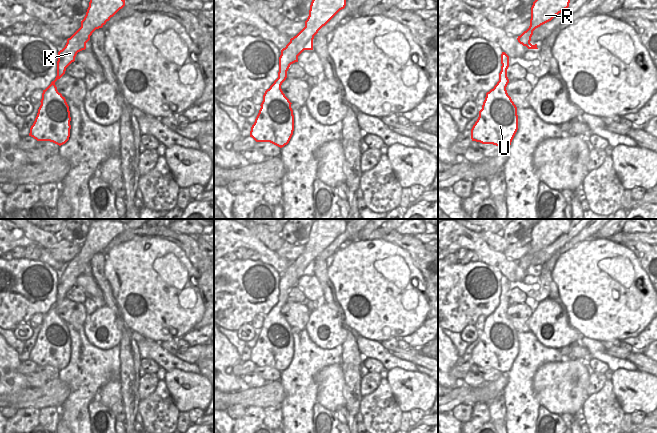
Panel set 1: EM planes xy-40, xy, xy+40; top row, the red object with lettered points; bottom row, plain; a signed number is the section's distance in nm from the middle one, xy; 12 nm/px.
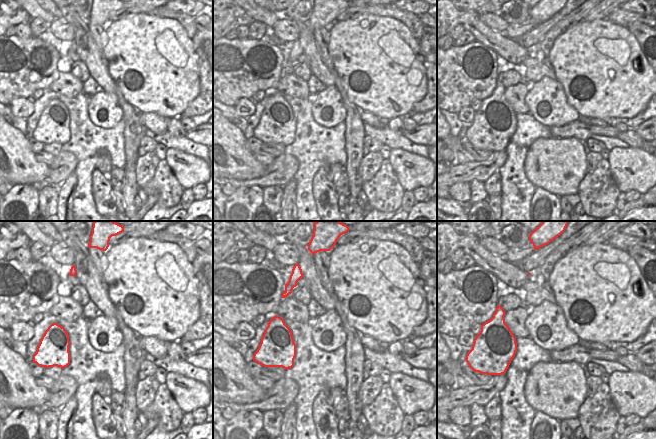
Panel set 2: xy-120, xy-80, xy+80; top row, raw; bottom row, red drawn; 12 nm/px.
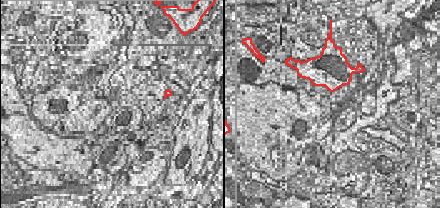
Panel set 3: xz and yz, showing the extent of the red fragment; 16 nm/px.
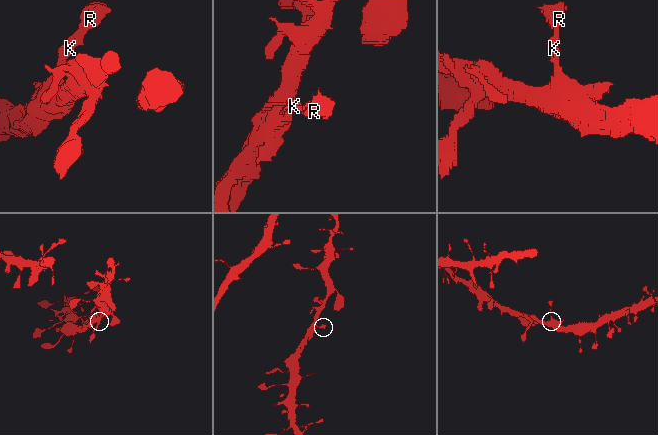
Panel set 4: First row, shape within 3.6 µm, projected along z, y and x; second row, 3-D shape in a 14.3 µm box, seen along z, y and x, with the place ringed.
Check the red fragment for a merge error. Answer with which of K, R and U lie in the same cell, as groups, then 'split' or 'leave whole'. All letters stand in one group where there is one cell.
K R U; leave whole

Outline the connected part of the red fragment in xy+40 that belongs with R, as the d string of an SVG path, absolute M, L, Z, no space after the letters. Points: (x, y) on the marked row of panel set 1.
M535 0L531 7L530 26L518 36L518 42L528 49L538 49L537 44L530 43L533 31L567 9L569 3L570 0Z

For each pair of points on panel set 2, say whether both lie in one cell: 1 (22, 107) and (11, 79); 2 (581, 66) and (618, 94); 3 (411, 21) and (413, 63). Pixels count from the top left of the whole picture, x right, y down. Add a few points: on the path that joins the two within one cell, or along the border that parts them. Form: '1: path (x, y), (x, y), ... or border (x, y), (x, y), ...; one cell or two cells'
1: border (27, 97), (14, 97), (10, 103); two cells
2: path (590, 66), (609, 85); one cell
3: border (394, 19), (400, 20), (418, 41); two cells

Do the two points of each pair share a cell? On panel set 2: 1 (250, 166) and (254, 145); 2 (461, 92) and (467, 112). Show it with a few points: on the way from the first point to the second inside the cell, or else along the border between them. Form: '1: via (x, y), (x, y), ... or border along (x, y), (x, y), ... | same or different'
1: border along (246, 139), (248, 149), (252, 153) | different
2: border along (469, 105), (464, 106), (457, 113) | different

